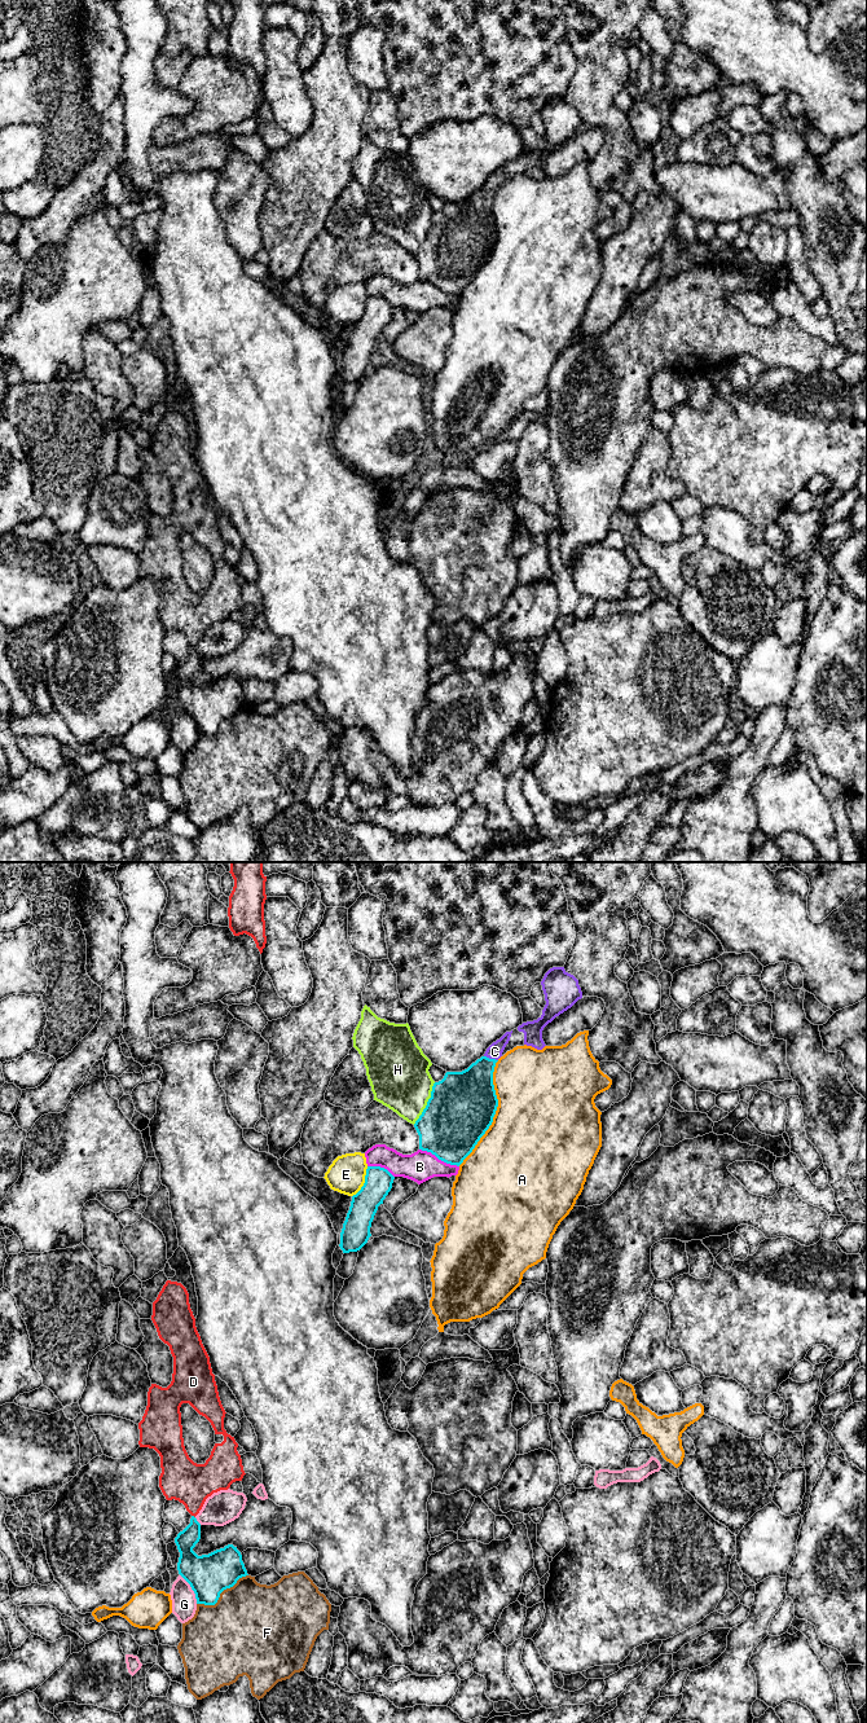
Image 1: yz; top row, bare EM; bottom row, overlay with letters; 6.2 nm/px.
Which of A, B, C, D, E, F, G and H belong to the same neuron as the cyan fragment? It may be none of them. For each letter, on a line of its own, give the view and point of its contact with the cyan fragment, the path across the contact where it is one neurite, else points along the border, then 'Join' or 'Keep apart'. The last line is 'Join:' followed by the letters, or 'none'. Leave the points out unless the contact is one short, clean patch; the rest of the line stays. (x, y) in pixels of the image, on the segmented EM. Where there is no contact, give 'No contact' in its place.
A: Touches cyan at yz (494, 1113). Keep apart
B: Touches cyan at yz (439, 1159). Keep apart
C: Touches cyan at yz (491, 1059). Join
D: Touches cyan at yz (193, 1516). Keep apart
E: Touches cyan at yz (365, 1182). Keep apart
F: Touches cyan at yz (220, 1592). Keep apart
G: Touches cyan at yz (192, 1589). Keep apart
H: Touches cyan at yz (427, 1103). Keep apart
Join: C

